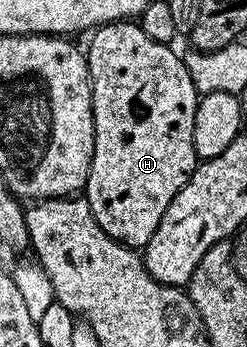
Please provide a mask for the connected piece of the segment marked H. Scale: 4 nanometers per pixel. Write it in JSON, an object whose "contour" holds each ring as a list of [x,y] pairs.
{"contour":[[[120,19],[110,25],[98,26],[90,37],[85,52],[91,76],[95,150],[85,196],[93,211],[93,219],[101,223],[114,241],[132,247],[146,247],[153,231],[157,231],[157,223],[161,223],[161,215],[165,215],[169,203],[173,203],[177,191],[185,187],[197,166],[194,115],[201,97],[196,92],[184,58],[178,57],[171,45],[149,39],[134,20]]]}

